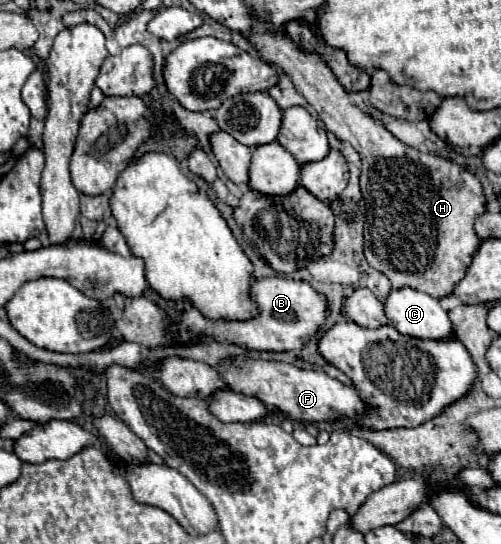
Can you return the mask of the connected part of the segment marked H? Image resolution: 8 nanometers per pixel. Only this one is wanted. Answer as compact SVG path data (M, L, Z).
M255 23L249 33L249 43L263 55L265 61L279 67L287 77L291 77L295 89L307 99L307 103L317 111L319 119L325 123L327 131L331 131L337 139L345 139L353 145L353 149L361 157L361 193L365 199L365 259L367 263L389 277L393 289L411 287L415 291L427 293L431 297L445 297L453 291L455 283L459 283L481 245L481 239L473 233L473 221L485 213L485 193L483 185L465 167L457 163L437 157L433 153L417 151L409 145L403 145L391 131L377 125L373 117L363 113L359 107L351 105L345 89L337 83L335 75L329 67L317 57L297 49L297 45L285 33L269 33L269 25Z

